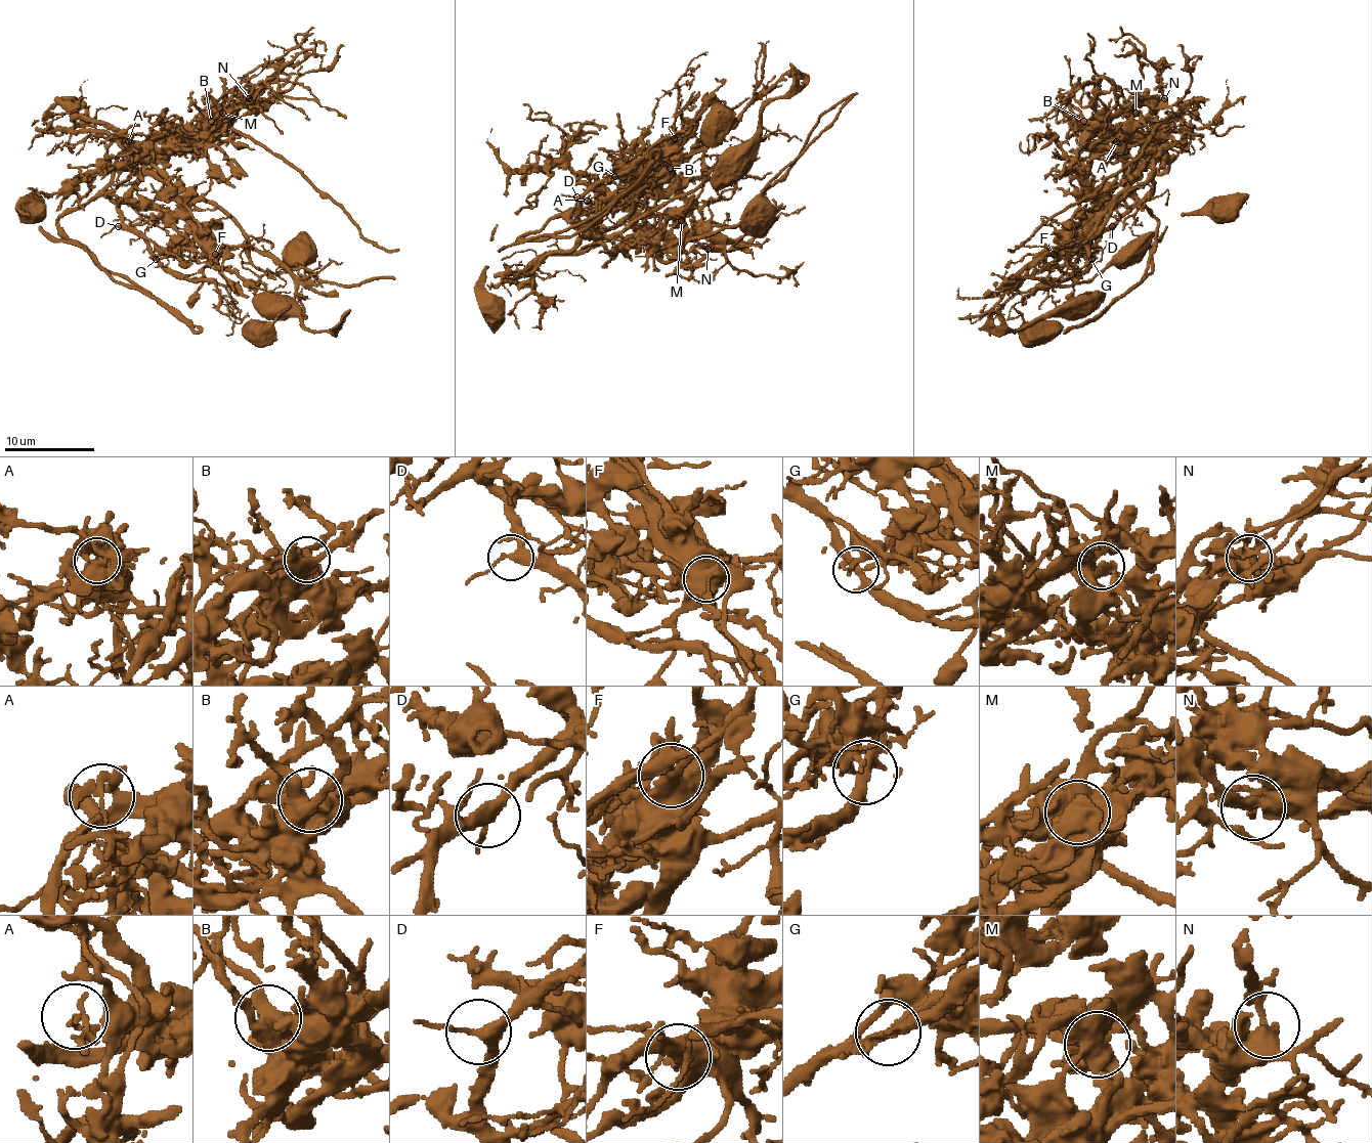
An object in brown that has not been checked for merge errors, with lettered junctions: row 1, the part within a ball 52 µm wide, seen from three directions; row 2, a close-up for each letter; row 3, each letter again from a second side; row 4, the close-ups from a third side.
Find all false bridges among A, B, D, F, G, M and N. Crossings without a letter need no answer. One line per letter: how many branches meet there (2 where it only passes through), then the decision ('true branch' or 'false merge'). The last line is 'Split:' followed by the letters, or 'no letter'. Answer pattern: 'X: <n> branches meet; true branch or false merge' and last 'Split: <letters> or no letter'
A: 3 branches meet; false merge
B: 3 branches meet; true branch
D: 3 branches meet; true branch
F: 4 branches meet; true branch
G: 3 branches meet; false merge
M: 4 branches meet; false merge
N: 3 branches meet; true branch
Split: A, G, M

